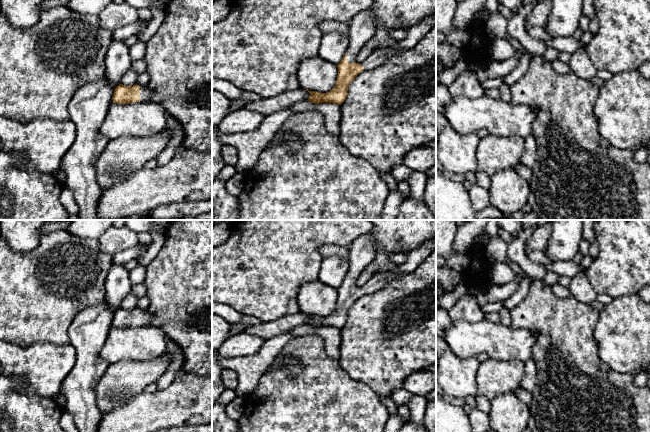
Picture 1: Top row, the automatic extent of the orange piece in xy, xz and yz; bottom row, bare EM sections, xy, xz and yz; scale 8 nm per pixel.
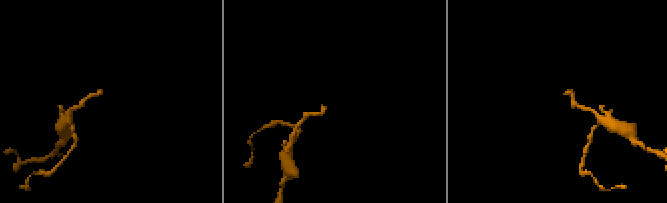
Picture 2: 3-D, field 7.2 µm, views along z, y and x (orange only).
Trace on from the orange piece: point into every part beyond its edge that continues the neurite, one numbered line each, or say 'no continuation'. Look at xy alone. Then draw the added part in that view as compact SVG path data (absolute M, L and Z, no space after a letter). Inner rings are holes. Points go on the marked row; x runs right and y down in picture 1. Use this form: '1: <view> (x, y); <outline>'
1: xy (145, 92); M147 85L140 86L140 100L147 101L152 94L152 90Z

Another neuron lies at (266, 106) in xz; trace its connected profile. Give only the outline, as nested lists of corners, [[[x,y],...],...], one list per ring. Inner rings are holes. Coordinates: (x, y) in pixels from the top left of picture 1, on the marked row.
[[[297,88],[291,91],[285,91],[282,94],[270,98],[262,98],[257,101],[251,101],[245,104],[244,108],[249,111],[256,111],[264,116],[269,116],[299,101],[307,101],[310,93],[305,88]]]

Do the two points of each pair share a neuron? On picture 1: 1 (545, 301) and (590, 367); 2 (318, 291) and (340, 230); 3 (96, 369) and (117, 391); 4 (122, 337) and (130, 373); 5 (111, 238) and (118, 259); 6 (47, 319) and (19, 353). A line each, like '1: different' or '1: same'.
1: same
2: different
3: different
4: different
5: different
6: different

